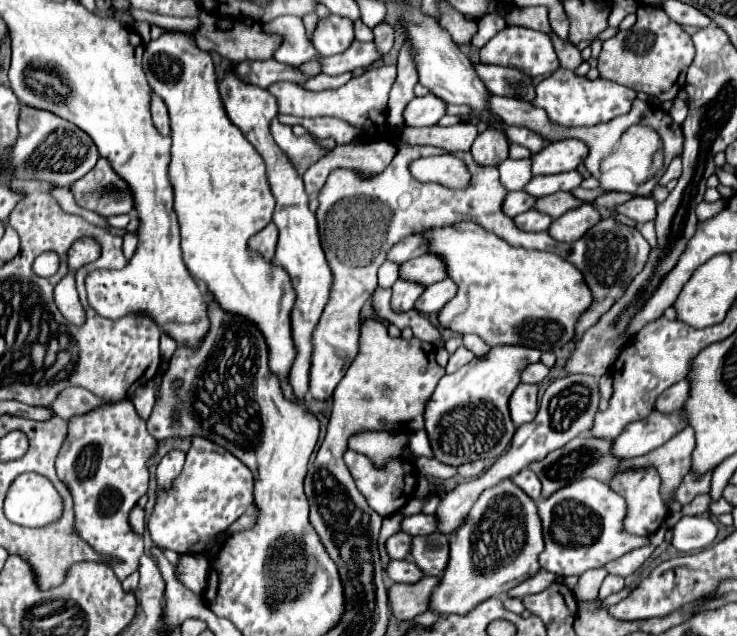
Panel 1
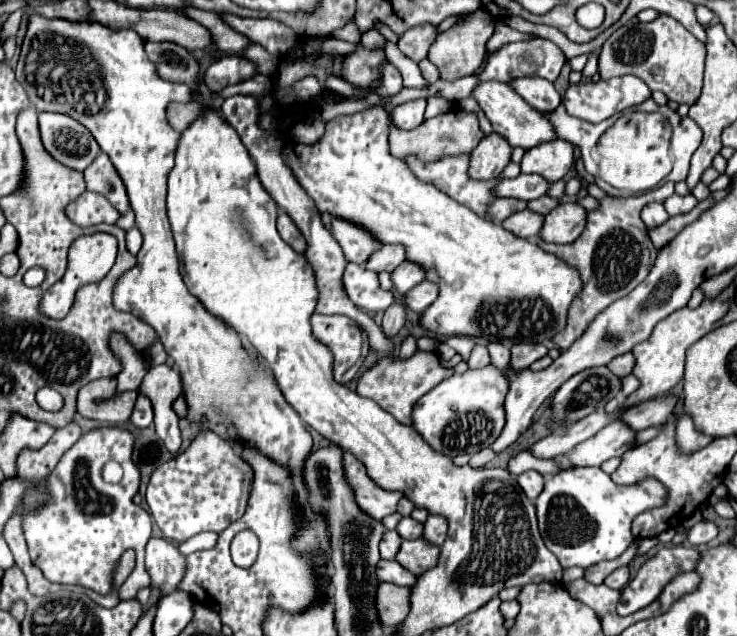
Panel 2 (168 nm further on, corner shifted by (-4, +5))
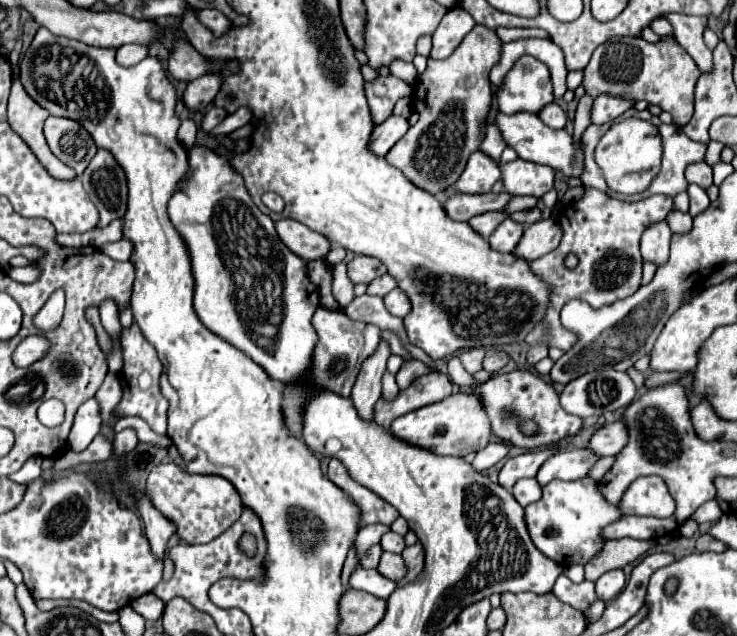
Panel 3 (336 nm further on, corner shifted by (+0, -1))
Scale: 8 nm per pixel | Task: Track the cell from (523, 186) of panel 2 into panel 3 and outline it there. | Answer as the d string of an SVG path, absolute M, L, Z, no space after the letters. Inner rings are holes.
M484 193L484 195L450 195L444 201L444 211L454 221L470 221L474 215L488 213L488 211L502 211L510 201L508 193Z

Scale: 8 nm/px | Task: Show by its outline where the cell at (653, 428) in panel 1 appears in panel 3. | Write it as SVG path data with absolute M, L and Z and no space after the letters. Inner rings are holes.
M566 449L558 451L550 459L542 463L538 469L536 481L544 487L552 479L564 479L564 481L574 481L580 477L586 477L588 469L596 463L598 459L588 451L588 449Z

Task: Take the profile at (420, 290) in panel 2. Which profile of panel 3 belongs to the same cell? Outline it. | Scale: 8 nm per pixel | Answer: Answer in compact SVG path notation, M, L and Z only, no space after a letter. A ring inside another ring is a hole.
M392 289L388 295L384 295L384 305L396 317L406 317L410 313L410 301L400 289Z

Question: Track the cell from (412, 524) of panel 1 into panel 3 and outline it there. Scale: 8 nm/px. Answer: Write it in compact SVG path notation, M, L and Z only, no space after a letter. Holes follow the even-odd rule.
M388 531L382 539L380 539L380 547L384 551L390 551L390 553L402 553L404 551L404 537Z

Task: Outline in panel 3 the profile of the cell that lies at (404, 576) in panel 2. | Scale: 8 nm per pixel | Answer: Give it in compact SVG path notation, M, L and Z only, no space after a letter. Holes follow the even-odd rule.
M358 567L352 573L350 587L358 589L358 591L366 591L366 593L370 593L374 597L380 597L380 599L388 599L390 593L396 589L396 583L388 581L386 577L382 577L376 569L362 569L362 567Z

